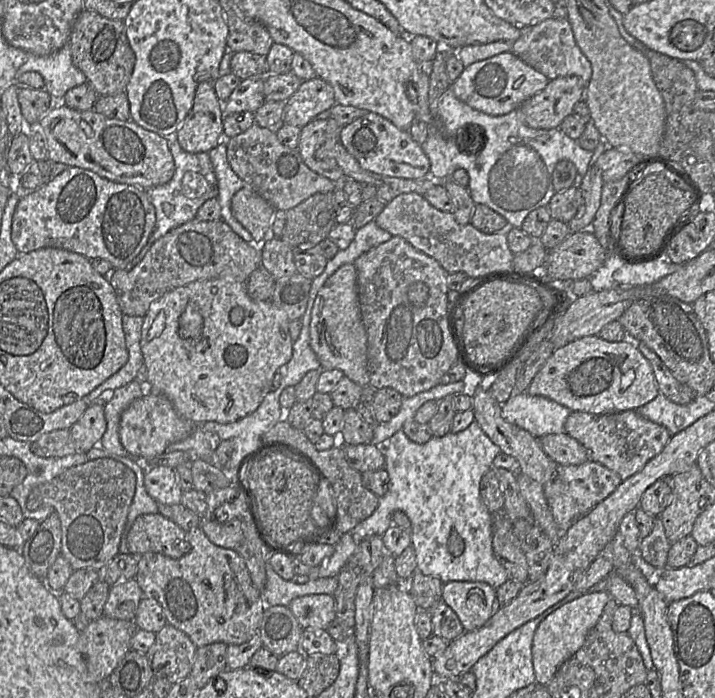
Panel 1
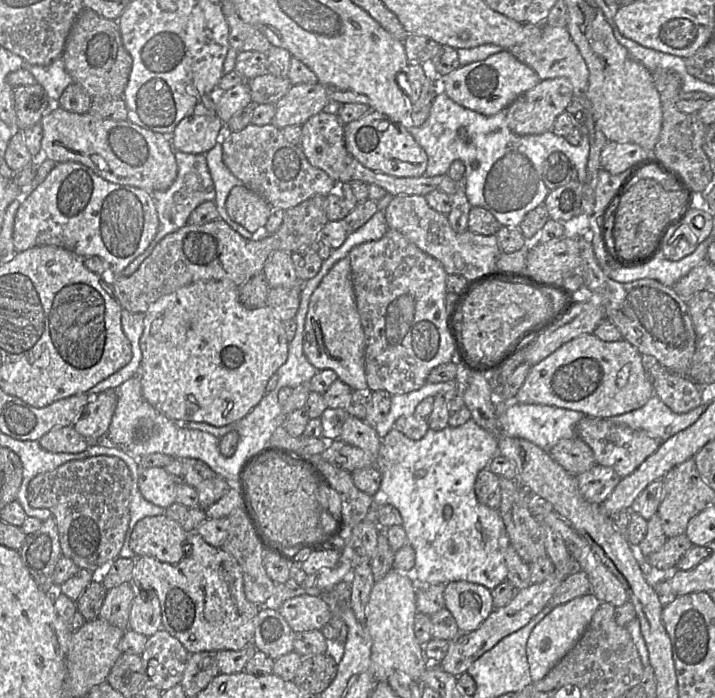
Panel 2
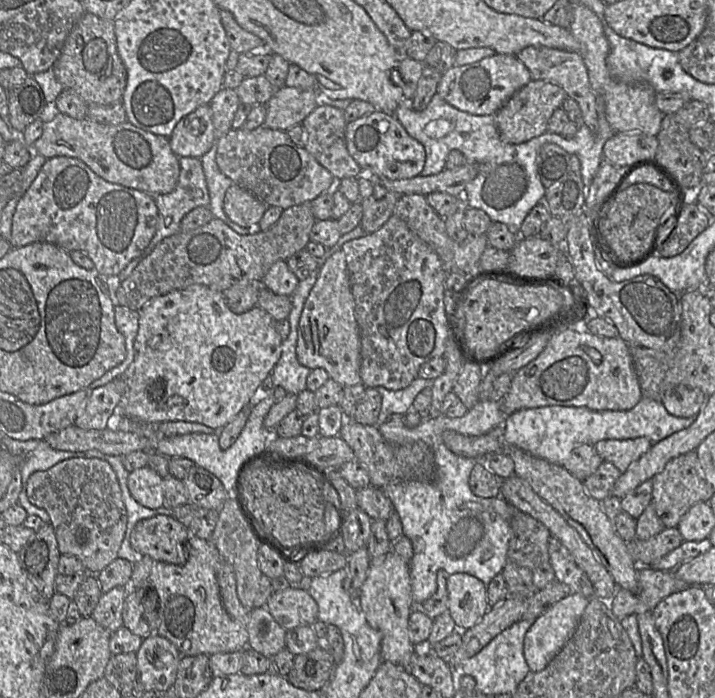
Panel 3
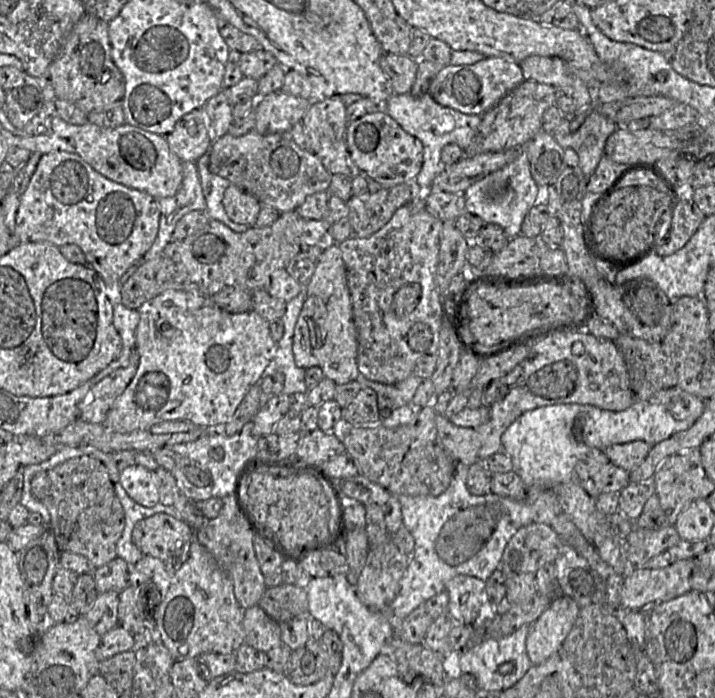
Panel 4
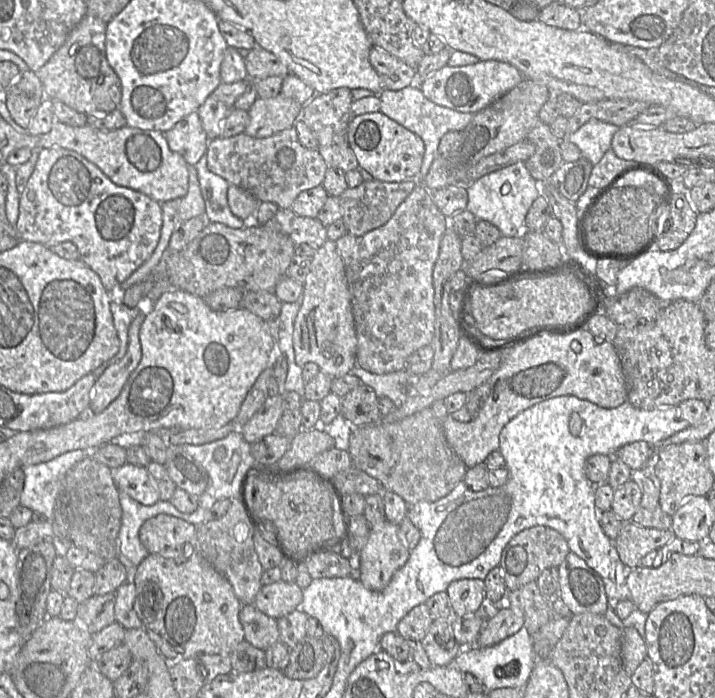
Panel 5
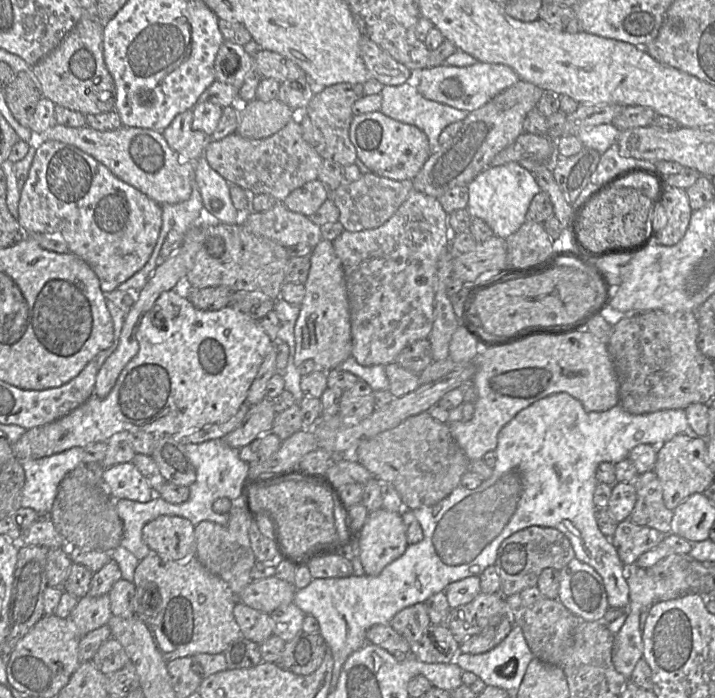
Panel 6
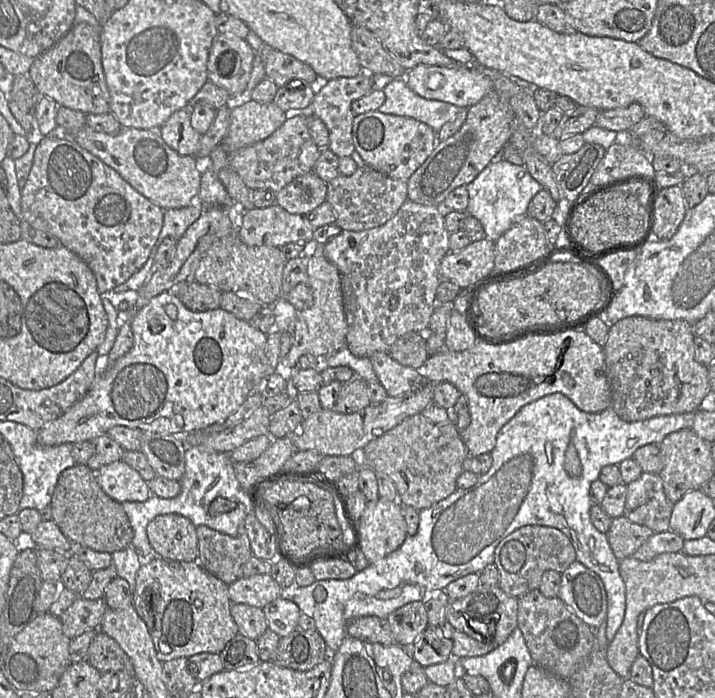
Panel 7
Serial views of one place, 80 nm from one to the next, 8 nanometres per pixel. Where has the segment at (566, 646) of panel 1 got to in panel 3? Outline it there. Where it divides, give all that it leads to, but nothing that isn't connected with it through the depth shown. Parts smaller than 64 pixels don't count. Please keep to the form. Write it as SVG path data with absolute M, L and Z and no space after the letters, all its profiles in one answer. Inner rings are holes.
M571 593L539 616L524 638L524 657L530 671L542 671L564 647L576 630L590 599L580 593Z

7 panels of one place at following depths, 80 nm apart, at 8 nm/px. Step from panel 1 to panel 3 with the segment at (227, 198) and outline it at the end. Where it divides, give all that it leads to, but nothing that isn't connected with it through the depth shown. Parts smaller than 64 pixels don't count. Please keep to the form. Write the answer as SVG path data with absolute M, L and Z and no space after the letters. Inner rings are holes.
M218 140L214 142L210 151L200 159L206 178L206 184L210 195L209 208L215 218L222 220L232 230L240 235L248 235L249 229L234 223L224 212L224 196L227 189L232 186L233 181L223 174L216 163L216 153L218 150Z

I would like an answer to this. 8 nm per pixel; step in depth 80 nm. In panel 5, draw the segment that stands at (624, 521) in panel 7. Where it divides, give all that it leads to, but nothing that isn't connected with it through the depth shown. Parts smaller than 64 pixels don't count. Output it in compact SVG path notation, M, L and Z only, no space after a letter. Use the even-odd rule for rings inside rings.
M624 522L613 541L619 558L625 567L640 567L640 562L650 552L663 547L675 537L670 529L645 528L633 522Z

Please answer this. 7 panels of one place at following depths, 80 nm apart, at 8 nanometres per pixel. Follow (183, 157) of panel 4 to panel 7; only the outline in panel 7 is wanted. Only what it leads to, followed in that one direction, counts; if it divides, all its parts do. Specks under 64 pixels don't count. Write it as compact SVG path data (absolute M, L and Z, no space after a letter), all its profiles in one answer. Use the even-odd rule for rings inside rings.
M190 110L175 111L160 127L159 134L164 142L182 156L195 156L202 135L190 123Z

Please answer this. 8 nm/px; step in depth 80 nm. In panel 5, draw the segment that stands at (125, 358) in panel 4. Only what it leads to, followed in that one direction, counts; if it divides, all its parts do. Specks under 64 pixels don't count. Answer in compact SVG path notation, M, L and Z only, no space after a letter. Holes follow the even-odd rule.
M111 301L110 309L114 319L114 326L120 340L120 347L118 352L112 358L105 361L92 372L95 380L97 380L108 367L120 361L126 354L128 348L129 326L138 315L138 309L129 308L123 303L114 301Z

